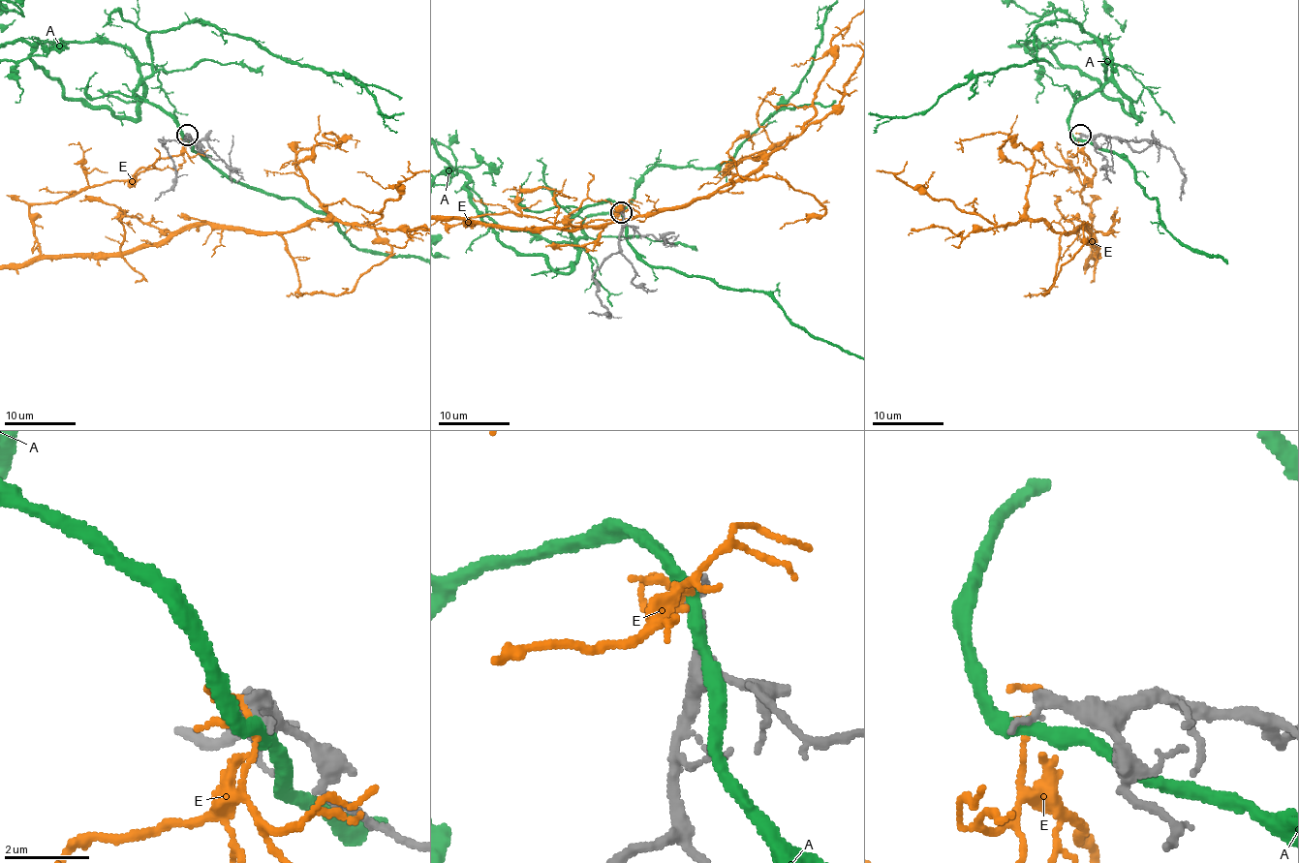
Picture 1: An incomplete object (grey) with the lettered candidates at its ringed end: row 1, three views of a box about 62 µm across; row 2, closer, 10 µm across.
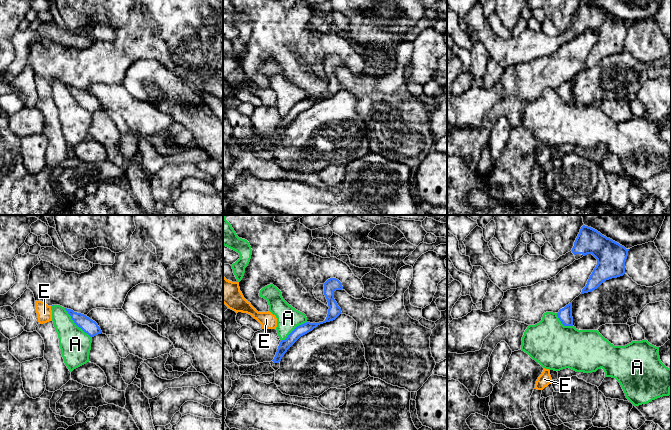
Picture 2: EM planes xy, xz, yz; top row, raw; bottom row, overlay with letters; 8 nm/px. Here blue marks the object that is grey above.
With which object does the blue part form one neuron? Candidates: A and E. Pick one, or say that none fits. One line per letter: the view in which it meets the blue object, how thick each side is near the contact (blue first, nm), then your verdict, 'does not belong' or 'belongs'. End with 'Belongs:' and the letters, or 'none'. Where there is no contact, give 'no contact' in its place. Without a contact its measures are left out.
A: contact in xy; calibres 120 and 240 nm; does not belong
E: no contact; does not belong
Belongs: none

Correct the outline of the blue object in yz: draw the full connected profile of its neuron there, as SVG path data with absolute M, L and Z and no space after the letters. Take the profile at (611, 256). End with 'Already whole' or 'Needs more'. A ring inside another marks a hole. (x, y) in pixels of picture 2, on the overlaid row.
M478 225L463 243L471 265L481 266L490 280L503 292L550 280L576 260L575 254L584 256L592 254L597 259L597 265L581 294L588 293L597 289L606 280L625 274L625 261L629 251L585 225L581 227L572 250L554 261L546 259L541 254L527 253L518 261L503 264L492 254L488 242L484 240L483 229Z. Needs more

